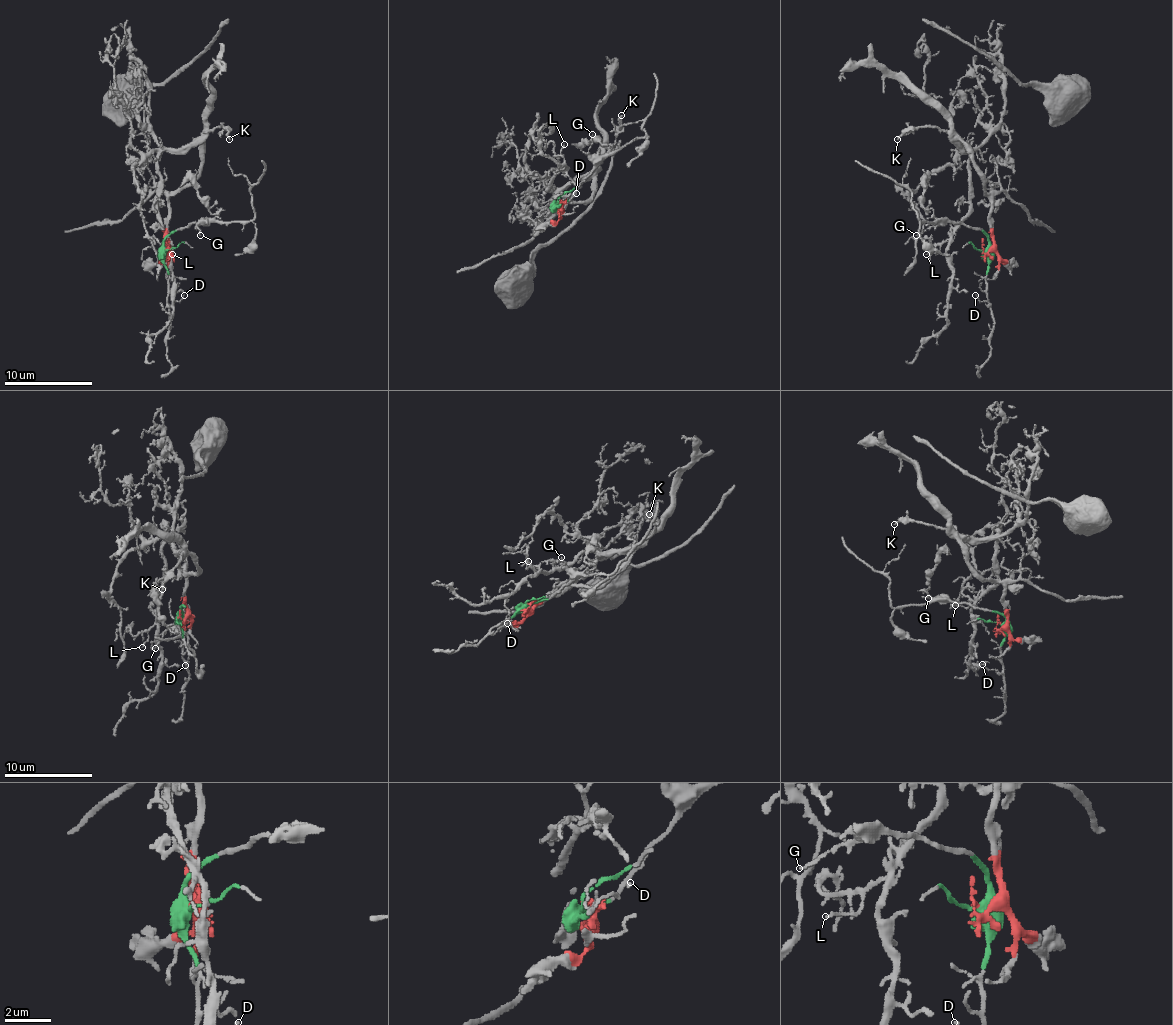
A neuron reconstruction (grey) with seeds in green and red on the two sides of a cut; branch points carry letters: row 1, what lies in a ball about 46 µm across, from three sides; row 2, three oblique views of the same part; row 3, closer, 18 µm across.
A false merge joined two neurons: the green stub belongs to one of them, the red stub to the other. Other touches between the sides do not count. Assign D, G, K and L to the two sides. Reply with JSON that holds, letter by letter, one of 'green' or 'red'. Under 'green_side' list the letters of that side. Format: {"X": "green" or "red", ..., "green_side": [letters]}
{"D": "green", "G": "green", "K": "red", "L": "red", "green_side": ["D", "G"]}

